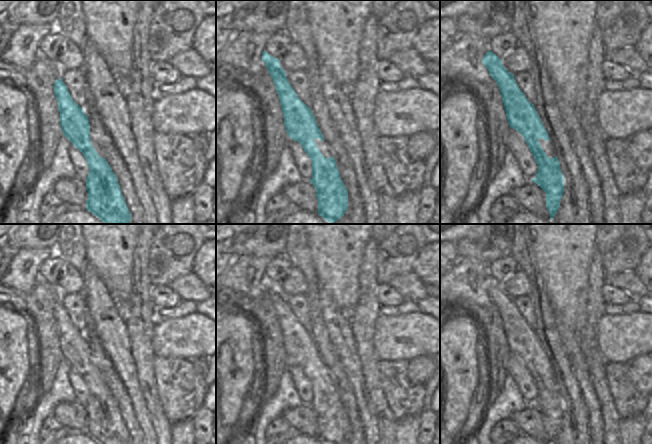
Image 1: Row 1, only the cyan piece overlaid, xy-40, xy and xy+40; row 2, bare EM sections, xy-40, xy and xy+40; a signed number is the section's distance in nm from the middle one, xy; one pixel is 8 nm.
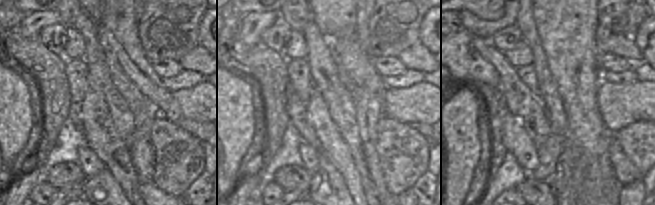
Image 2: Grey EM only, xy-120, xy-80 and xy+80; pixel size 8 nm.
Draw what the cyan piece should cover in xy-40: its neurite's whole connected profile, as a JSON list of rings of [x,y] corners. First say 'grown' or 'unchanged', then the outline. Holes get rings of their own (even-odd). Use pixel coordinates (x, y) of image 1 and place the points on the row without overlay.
unchanged; [[[61,302],[54,307],[54,317],[60,335],[60,349],[64,360],[84,379],[90,393],[86,403],[88,423],[86,433],[100,444],[131,444],[130,435],[122,419],[118,403],[105,382],[101,382],[90,365],[90,347],[84,334],[72,323]]]

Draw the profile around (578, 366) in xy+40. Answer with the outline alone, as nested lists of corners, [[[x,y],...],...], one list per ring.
[[[556,324],[556,329],[560,335],[570,363],[570,369],[580,387],[580,393],[588,411],[590,444],[604,444],[604,423],[602,421],[600,403],[592,387],[588,375],[588,367],[580,349],[578,338],[561,324]]]

